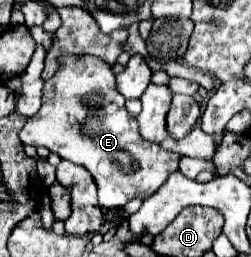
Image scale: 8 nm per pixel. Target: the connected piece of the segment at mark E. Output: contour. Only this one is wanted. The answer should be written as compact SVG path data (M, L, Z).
M94 56L62 58L62 70L54 78L44 82L42 108L38 110L38 114L26 120L24 128L20 130L20 140L28 146L44 146L50 152L60 154L60 158L84 166L92 174L98 186L98 202L102 208L116 208L116 206L124 206L132 198L144 200L152 196L166 182L170 172L178 168L178 160L180 160L180 154L168 152L158 144L140 138L138 122L128 116L124 98L116 90L116 74L112 72L110 64Z

